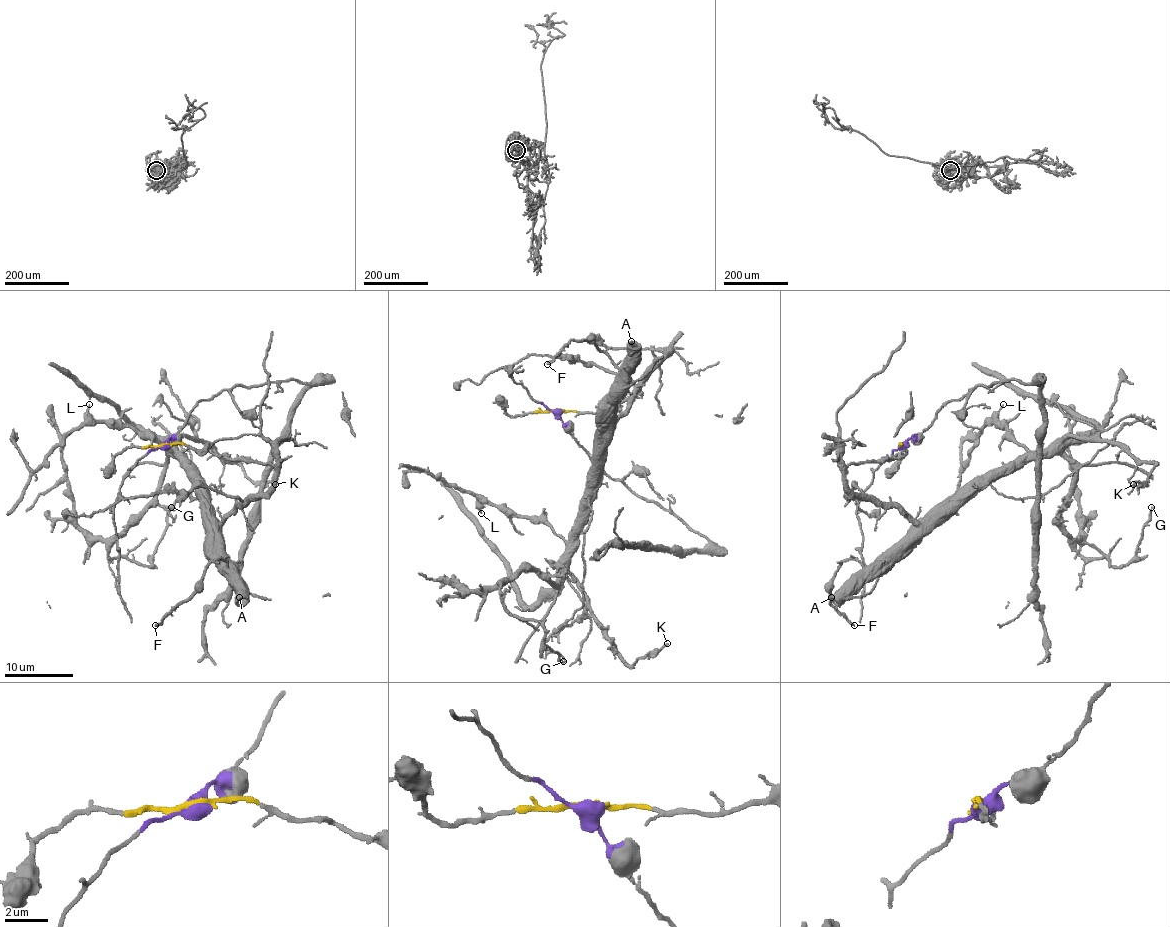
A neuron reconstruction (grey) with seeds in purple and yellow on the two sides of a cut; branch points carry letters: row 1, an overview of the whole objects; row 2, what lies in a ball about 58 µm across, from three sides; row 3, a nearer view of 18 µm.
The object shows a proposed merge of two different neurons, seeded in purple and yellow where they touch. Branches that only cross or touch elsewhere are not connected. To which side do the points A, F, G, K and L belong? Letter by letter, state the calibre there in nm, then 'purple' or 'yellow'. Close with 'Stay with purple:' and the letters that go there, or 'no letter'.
A: 360 nm thick; yellow
F: 220 nm thick; yellow
G: 180 nm thick; yellow
K: 170 nm thick; yellow
L: 110 nm thick; yellow
Stay with purple: no letter

